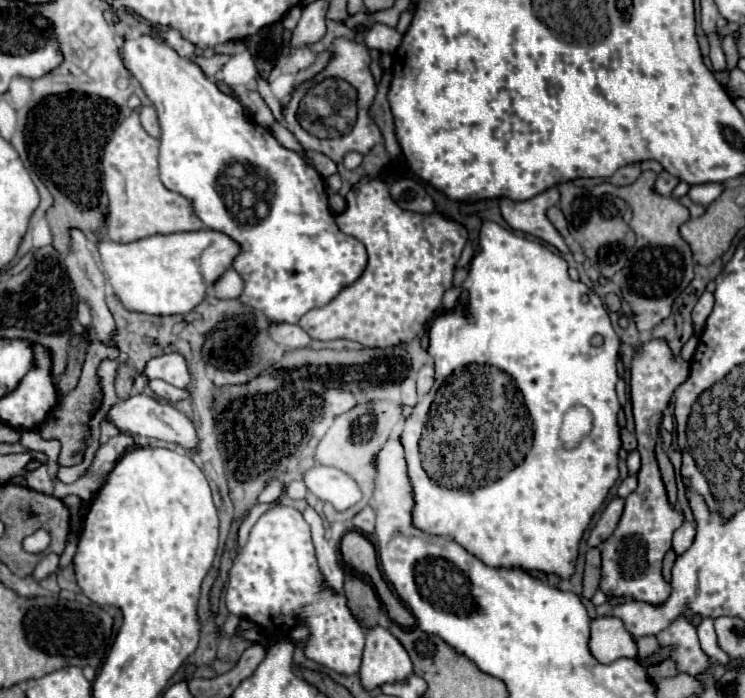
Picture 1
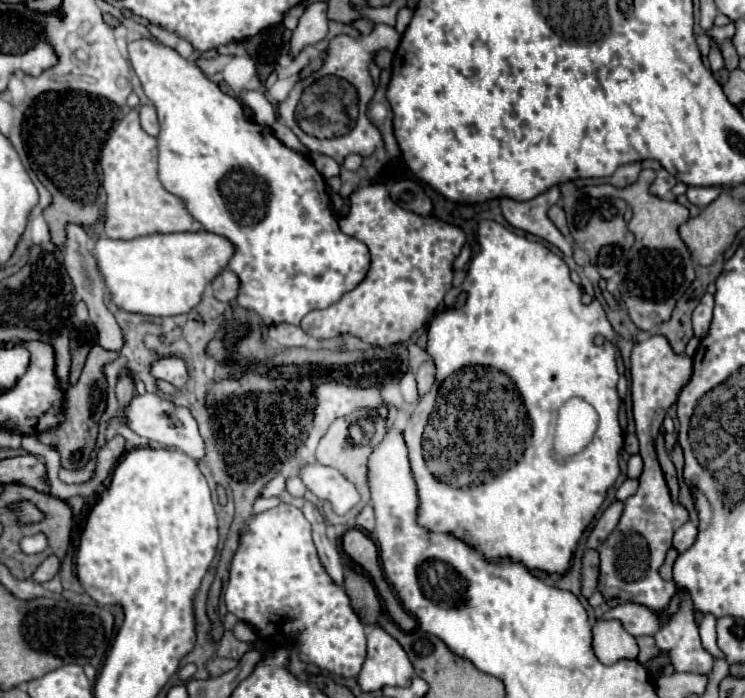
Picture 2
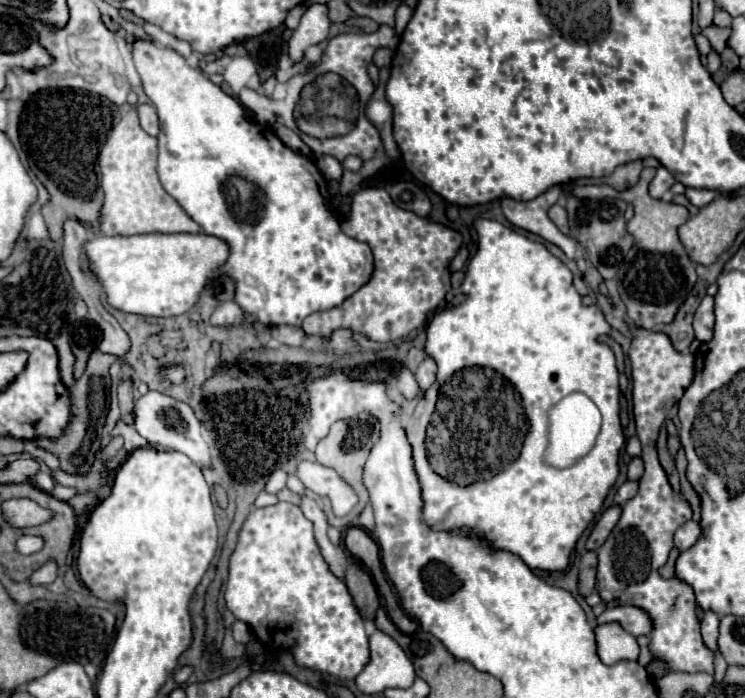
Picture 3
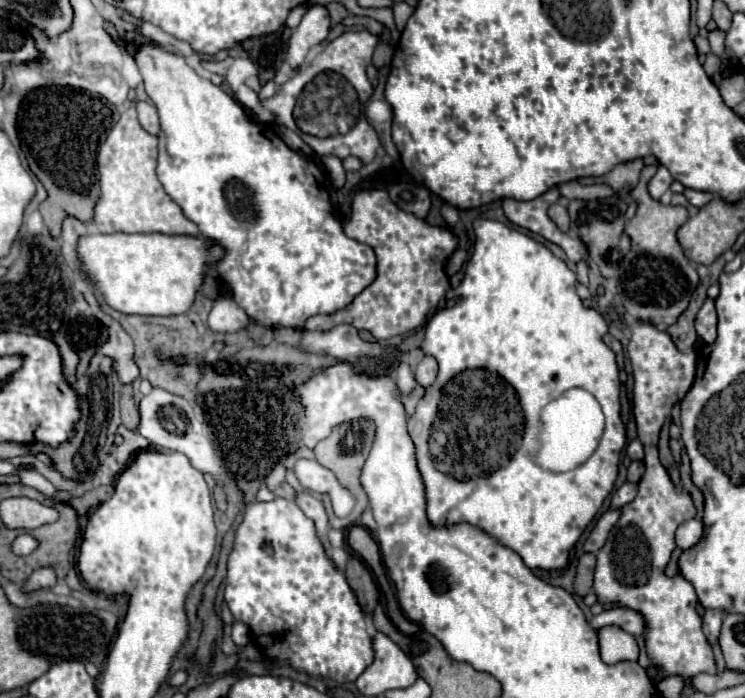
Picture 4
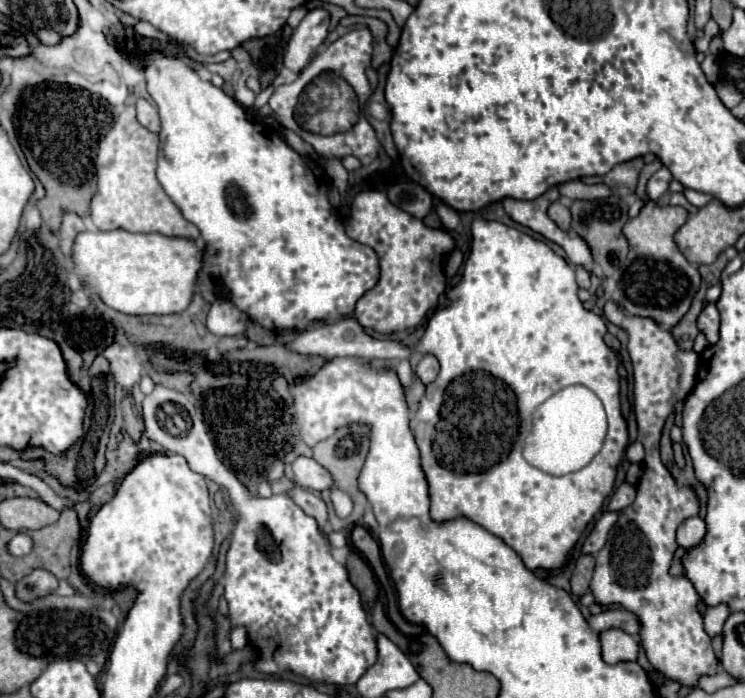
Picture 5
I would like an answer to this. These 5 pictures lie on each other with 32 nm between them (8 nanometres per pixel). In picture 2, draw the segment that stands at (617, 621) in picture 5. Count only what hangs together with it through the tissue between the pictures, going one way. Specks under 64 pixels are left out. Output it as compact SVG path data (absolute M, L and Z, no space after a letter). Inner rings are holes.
M626 602L626 604L620 604L620 606L614 606L610 608L602 620L620 620L624 630L628 630L632 636L644 636L644 634L654 634L662 622L658 618L658 614L654 614L652 610L648 610L646 606L640 606L640 604L632 604L632 602Z

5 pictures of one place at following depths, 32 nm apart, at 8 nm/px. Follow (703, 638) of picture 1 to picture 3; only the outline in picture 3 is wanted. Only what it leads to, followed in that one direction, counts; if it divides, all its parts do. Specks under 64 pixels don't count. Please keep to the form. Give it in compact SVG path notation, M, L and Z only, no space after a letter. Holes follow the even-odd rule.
M708 610L702 618L702 638L710 650L718 650L718 646L716 646L718 626L720 626L720 616L716 612Z

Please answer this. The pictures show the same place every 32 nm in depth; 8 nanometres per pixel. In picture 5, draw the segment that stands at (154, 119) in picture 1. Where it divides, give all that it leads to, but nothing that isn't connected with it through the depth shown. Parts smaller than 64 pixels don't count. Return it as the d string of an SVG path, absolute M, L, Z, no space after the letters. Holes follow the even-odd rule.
M138 98L136 100L136 110L138 110L138 122L142 126L146 126L152 132L160 132L160 118L158 118L158 110L152 102Z

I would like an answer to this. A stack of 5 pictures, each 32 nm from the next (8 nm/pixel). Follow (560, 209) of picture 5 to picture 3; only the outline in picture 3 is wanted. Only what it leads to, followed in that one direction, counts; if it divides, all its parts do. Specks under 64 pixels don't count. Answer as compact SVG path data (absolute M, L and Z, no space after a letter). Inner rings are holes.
M554 204L550 210L548 210L548 216L550 216L550 220L560 228L560 232L564 232L564 234L568 234L568 216L566 216L566 210L564 210L564 206L560 206L560 204Z

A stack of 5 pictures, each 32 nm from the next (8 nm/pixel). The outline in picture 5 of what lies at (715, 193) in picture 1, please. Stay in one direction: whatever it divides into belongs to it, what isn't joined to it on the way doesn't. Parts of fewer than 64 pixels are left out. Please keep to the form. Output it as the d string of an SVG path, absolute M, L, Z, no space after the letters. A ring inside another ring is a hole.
M684 190L684 196L688 198L688 202L690 204L694 204L694 206L698 206L698 208L702 208L704 204L708 204L710 200L712 200L712 196L710 194L704 194L704 192L696 192L696 190Z

